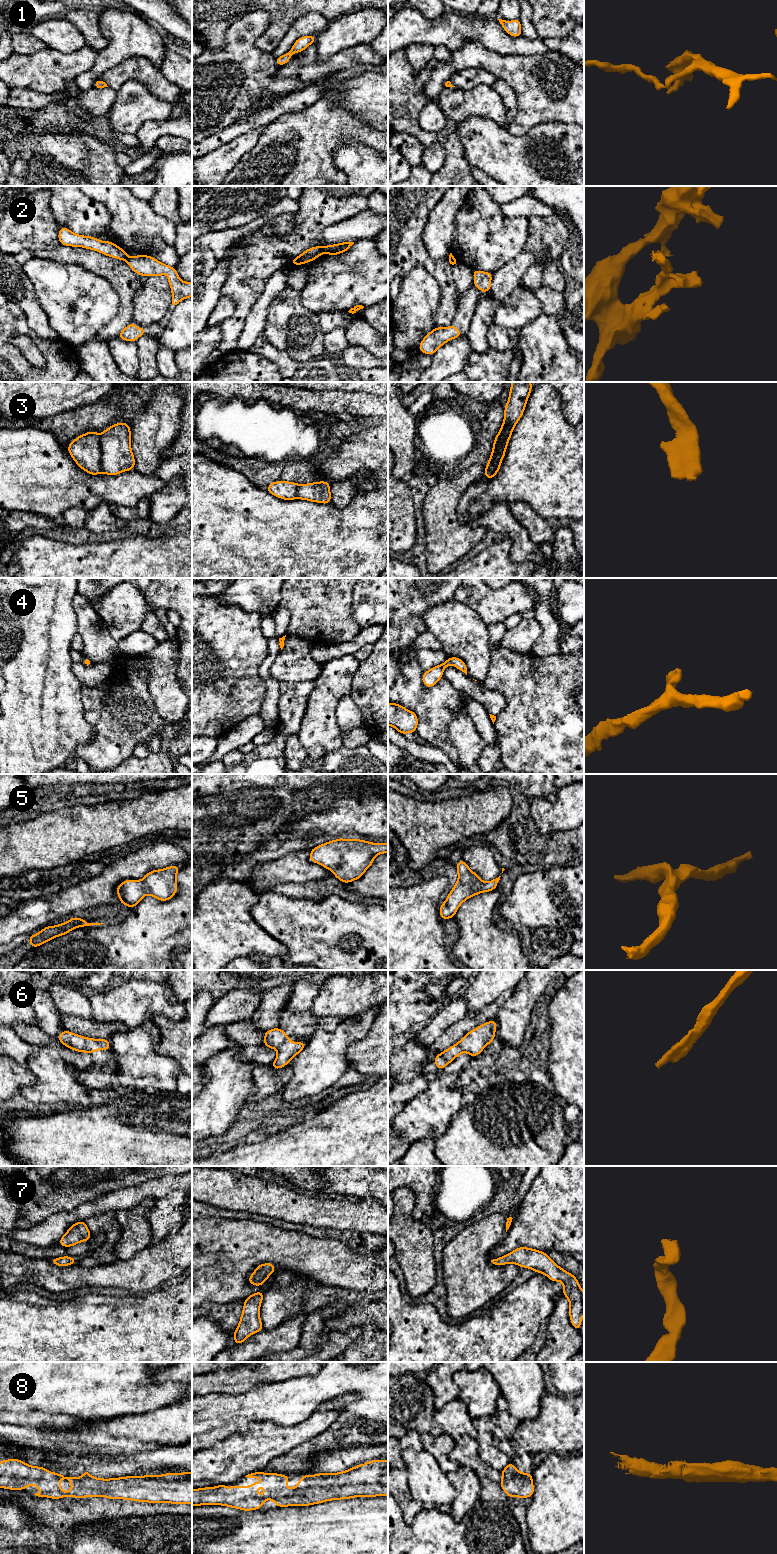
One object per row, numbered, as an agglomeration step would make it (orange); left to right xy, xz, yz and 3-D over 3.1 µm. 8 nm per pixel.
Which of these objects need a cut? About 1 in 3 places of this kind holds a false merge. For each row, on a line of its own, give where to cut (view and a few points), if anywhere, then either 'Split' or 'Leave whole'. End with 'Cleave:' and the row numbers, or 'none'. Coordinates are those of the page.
1: No split. Leave whole
2: Split along xz (322, 246), (323, 252). Split
3: Split along xy (99, 435), (100, 467), (102, 471). Split
4: No split. Leave whole
5: No split. Leave whole
6: No split. Leave whole
7: No split. Leave whole
8: No split. Leave whole
Cleave: 2, 3

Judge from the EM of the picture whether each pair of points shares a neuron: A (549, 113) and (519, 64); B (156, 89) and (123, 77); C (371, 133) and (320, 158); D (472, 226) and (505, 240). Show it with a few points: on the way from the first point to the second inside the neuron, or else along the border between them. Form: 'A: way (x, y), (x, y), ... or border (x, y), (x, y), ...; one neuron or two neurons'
A: way (549, 101), (540, 87), (529, 76); one neuron
B: way (148, 81), (142, 75), (131, 75); one neuron
C: way (358, 133), (343, 133), (331, 145); one neuron
D: way (480, 233), (485, 238), (497, 239); one neuron

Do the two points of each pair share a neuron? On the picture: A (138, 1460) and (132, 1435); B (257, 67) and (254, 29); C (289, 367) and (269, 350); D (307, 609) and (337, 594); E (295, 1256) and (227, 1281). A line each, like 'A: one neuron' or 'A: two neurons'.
A: two neurons
B: one neuron
C: one neuron
D: one neuron
E: one neuron

